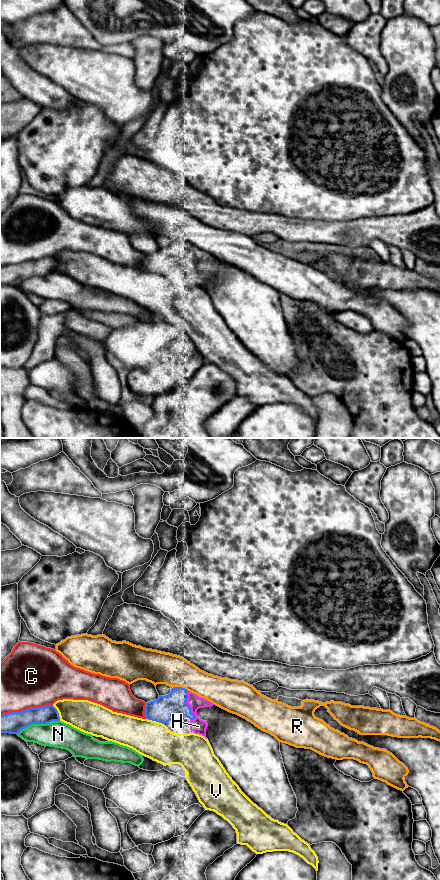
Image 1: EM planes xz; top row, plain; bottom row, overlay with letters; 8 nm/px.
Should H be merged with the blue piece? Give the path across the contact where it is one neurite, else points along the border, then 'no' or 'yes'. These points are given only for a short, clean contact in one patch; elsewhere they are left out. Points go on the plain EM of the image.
yes

